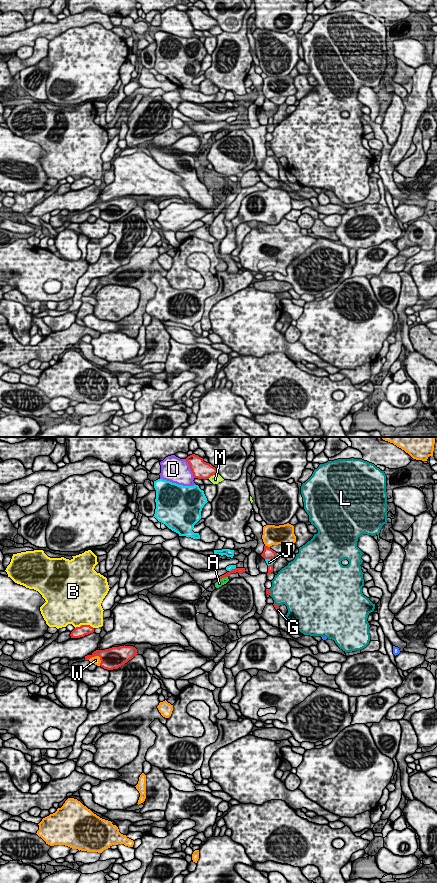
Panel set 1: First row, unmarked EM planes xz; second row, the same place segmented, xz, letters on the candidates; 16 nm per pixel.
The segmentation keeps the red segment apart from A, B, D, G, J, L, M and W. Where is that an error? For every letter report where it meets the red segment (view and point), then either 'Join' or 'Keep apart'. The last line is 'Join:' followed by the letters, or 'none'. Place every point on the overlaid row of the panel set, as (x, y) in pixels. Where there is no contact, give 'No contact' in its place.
A: Touches red at xz (222, 577). Keep apart
B: Touches red at xz (84, 625). Keep apart
D: Touches red at xz (190, 468). Keep apart
G: Touches red at xz (277, 608). Join
J: Touches red at xz (270, 559). Keep apart
L: Touches red at xz (269, 592). Keep apart
M: Touches red at xz (212, 475). Keep apart
W: Touches red at xz (98, 655). Keep apart
Join: G

